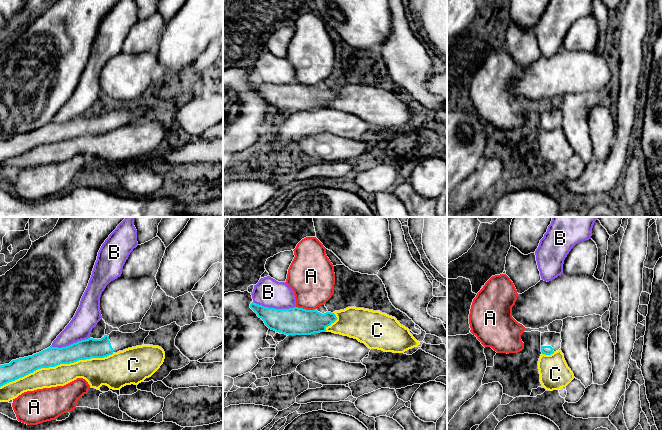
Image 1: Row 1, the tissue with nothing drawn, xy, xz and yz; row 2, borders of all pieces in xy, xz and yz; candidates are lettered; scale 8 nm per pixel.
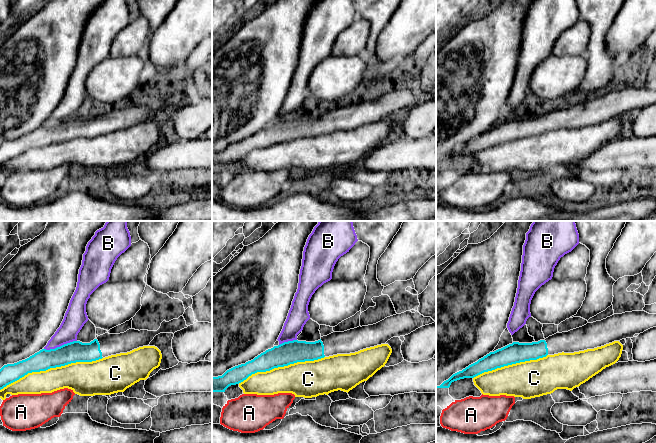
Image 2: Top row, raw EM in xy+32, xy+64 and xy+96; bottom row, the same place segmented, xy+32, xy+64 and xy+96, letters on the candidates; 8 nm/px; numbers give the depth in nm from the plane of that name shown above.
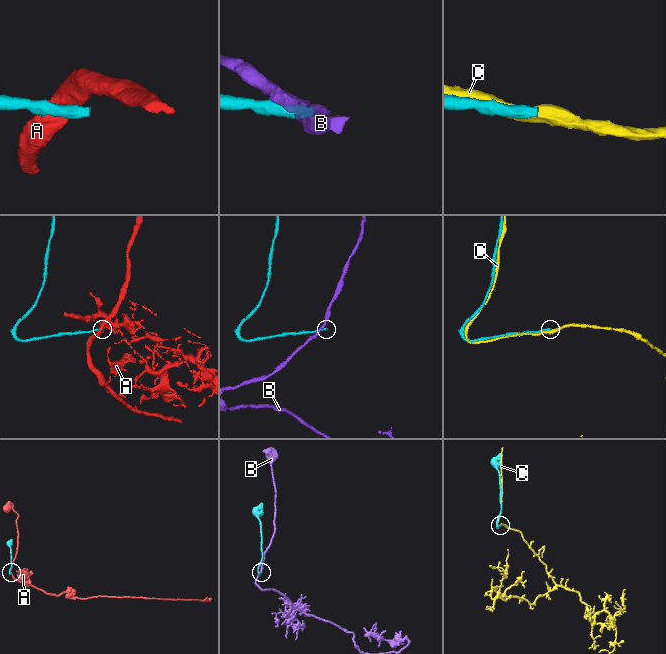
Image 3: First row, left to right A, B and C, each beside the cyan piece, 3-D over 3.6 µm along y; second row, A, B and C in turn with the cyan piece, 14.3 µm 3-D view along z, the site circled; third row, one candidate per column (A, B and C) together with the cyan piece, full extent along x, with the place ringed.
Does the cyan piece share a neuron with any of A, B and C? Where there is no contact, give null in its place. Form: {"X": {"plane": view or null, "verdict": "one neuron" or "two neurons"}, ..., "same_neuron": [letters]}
{"A": {"plane": "xz", "verdict": "two neurons"}, "B": {"plane": "xz", "verdict": "two neurons"}, "C": {"plane": "xy", "verdict": "two neurons"}, "same_neuron": []}

